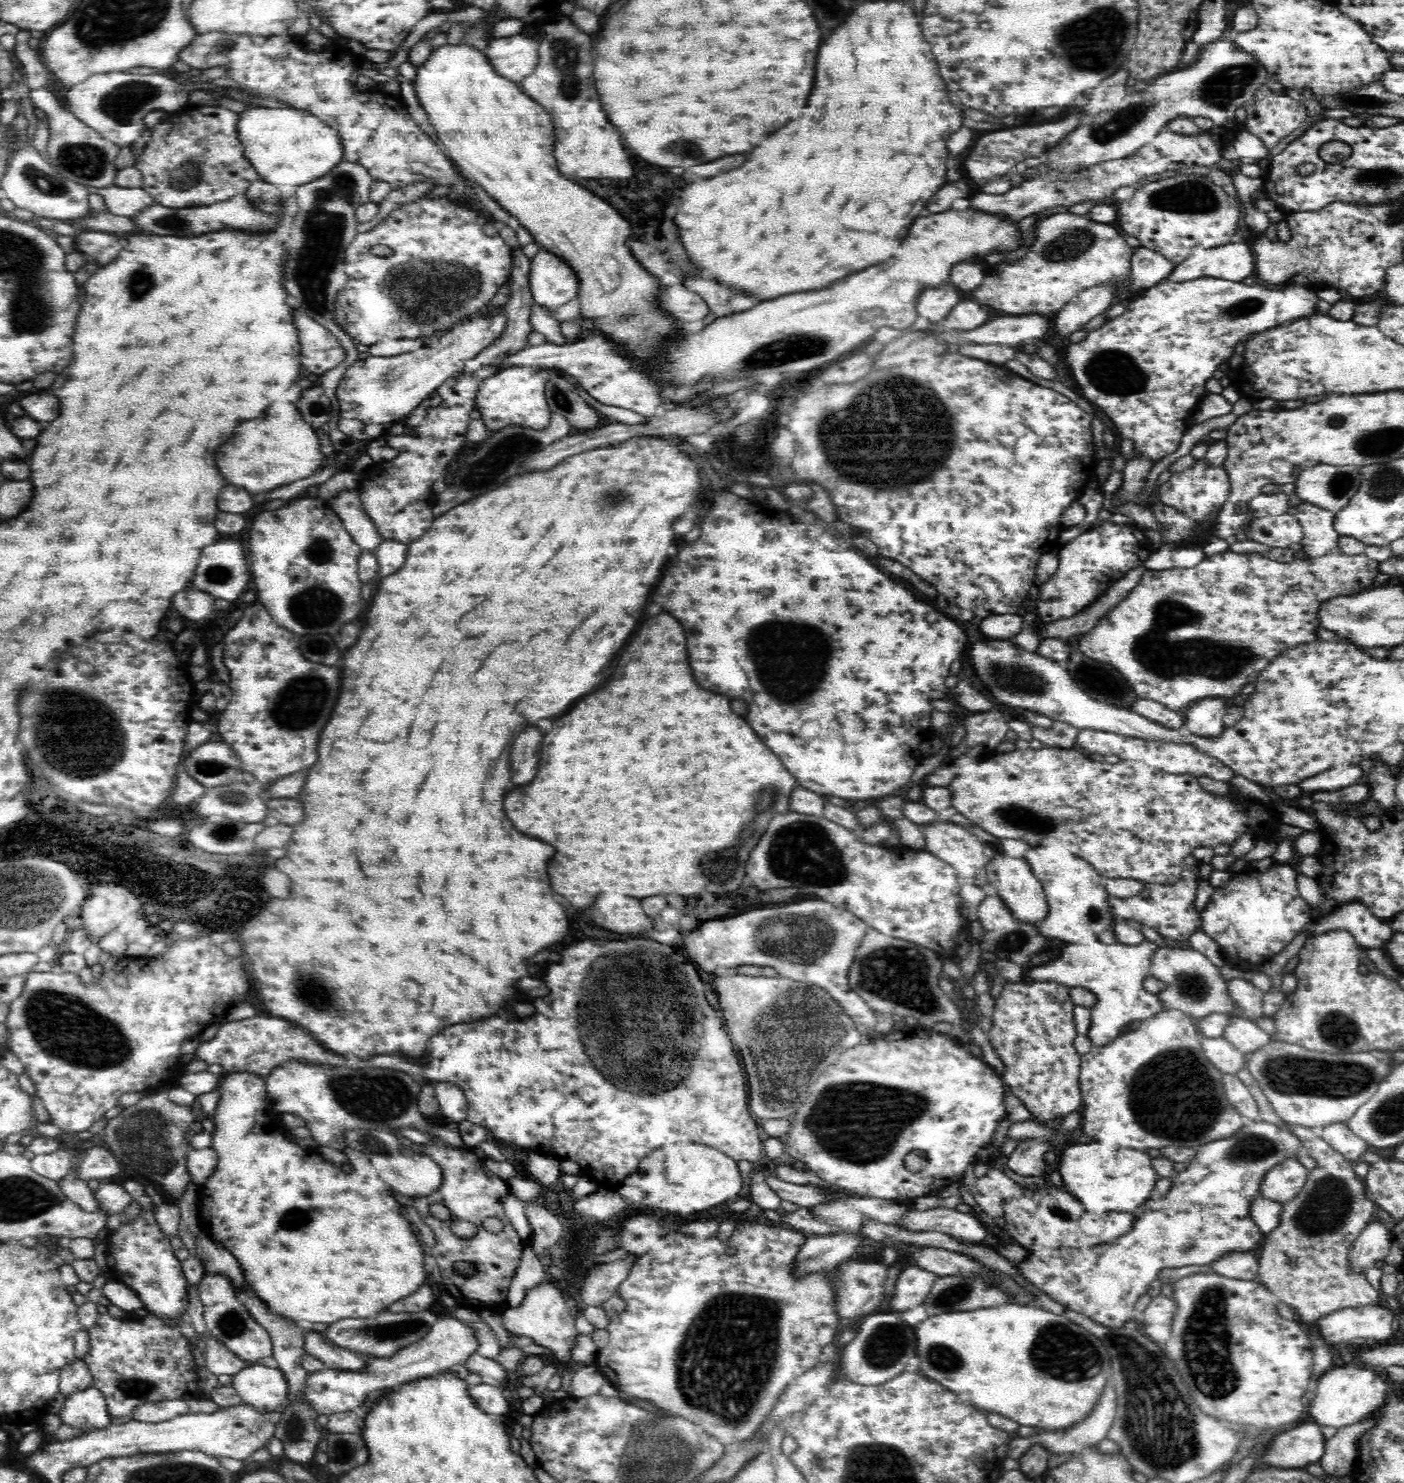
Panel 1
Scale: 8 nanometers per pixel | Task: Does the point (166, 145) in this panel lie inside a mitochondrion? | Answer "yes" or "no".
no

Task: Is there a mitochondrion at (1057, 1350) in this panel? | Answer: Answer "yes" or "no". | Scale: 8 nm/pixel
yes

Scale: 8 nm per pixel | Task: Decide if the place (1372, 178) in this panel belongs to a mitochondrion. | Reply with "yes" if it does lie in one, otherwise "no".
yes

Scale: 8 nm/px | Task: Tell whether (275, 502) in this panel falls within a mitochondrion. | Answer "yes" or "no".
no

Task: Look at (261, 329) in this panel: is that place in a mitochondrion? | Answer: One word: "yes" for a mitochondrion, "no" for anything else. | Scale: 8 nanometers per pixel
no

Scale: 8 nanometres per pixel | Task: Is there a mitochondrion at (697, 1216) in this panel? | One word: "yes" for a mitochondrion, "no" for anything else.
no

